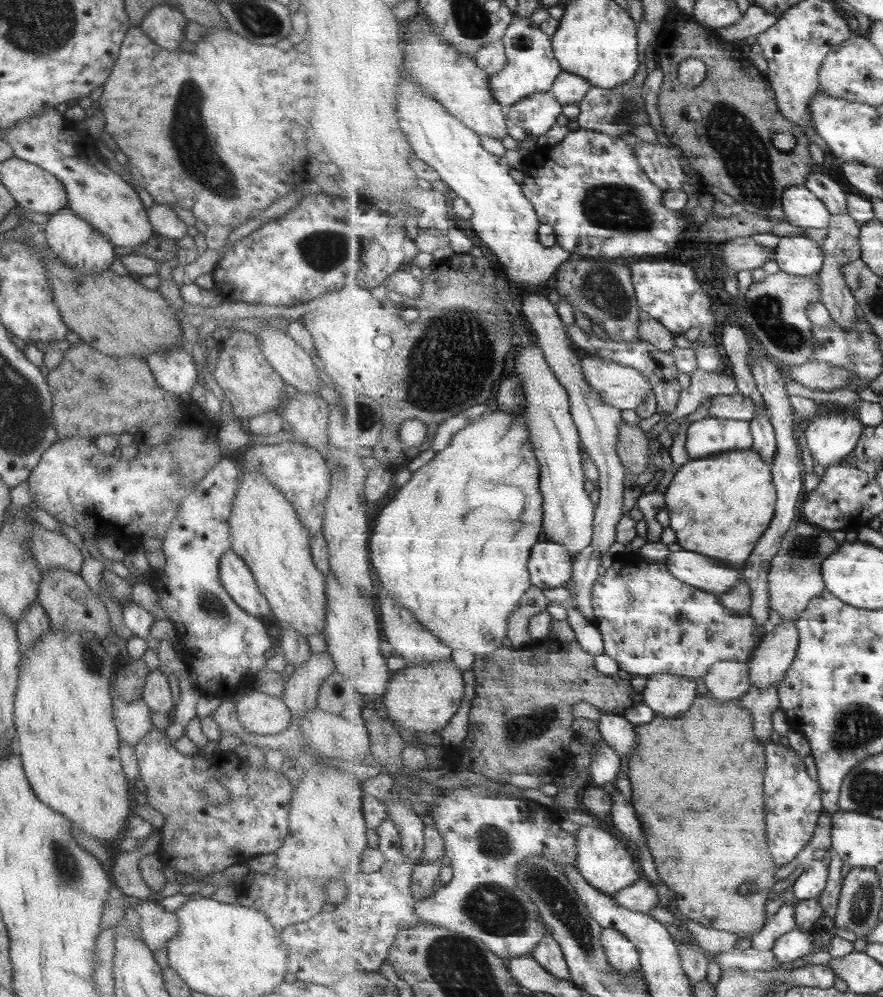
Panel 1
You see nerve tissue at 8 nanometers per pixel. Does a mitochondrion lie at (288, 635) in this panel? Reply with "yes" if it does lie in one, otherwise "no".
no

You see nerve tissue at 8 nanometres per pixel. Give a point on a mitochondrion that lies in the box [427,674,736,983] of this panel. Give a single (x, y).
(496, 910)

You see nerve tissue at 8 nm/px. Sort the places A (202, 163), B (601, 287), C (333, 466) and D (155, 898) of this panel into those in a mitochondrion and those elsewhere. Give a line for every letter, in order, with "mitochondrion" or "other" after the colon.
A: mitochondrion
B: mitochondrion
C: other
D: other

